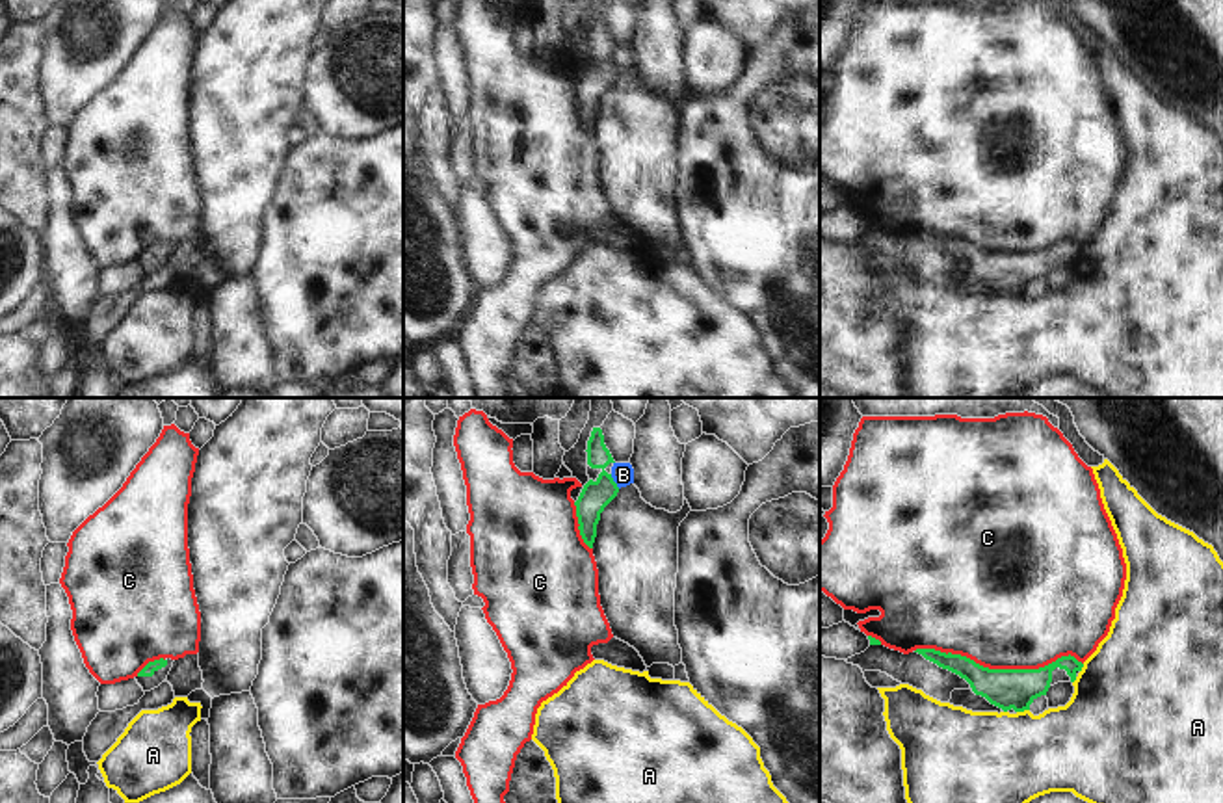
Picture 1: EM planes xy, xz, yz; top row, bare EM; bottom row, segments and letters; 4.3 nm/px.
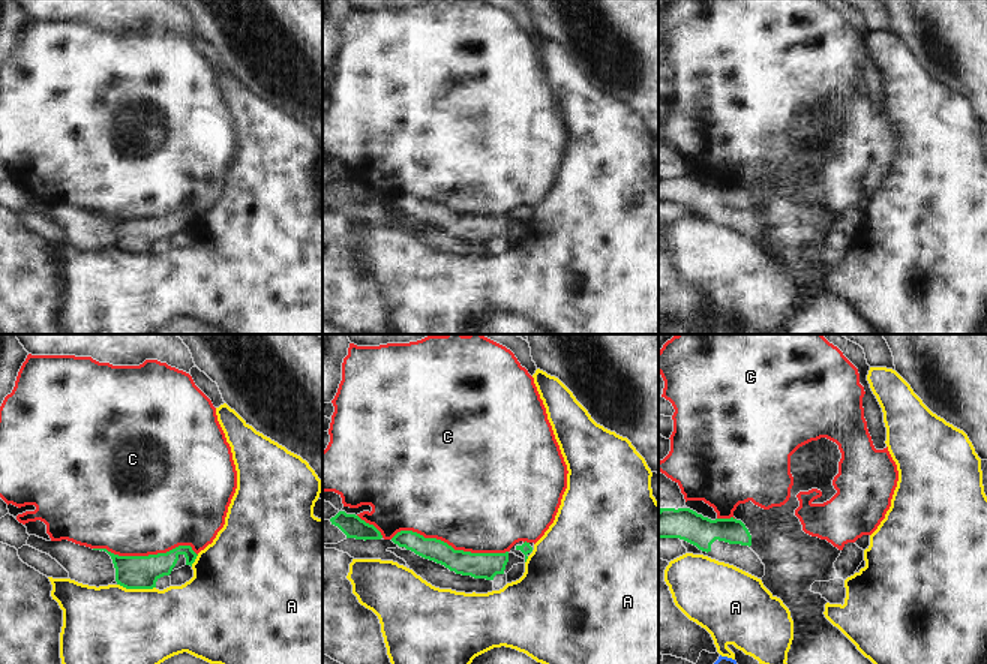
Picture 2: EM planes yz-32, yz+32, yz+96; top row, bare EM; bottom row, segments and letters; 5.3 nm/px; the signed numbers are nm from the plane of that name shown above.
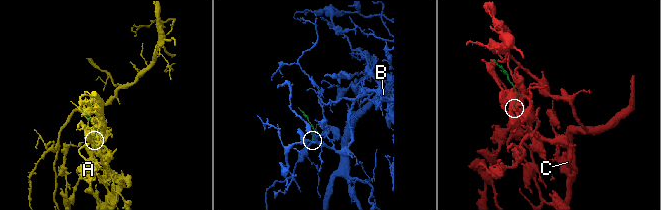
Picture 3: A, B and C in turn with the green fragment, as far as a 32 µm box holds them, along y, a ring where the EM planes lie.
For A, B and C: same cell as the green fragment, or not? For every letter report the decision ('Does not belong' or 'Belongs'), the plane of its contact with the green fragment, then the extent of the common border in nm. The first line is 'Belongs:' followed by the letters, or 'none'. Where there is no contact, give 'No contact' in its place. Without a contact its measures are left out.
Belongs: none
A: Does not belong. Touches green in yz. Shared border 60 nm
B: Does not belong. Touches green in xz. Shared border 80 nm
C: Does not belong. Touches green in yz. Shared border 750 nm.

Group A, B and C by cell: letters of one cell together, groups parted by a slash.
A / B / C

